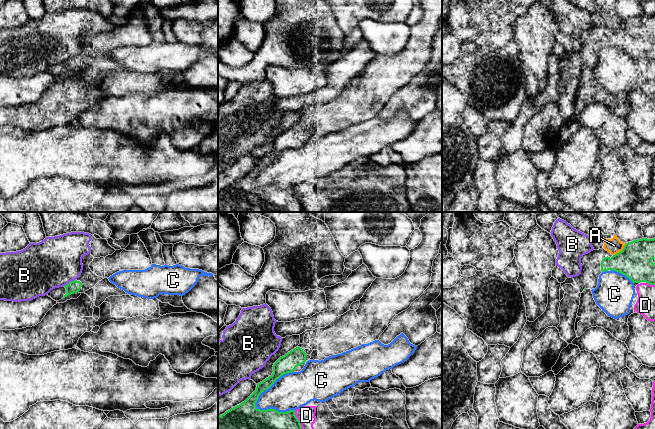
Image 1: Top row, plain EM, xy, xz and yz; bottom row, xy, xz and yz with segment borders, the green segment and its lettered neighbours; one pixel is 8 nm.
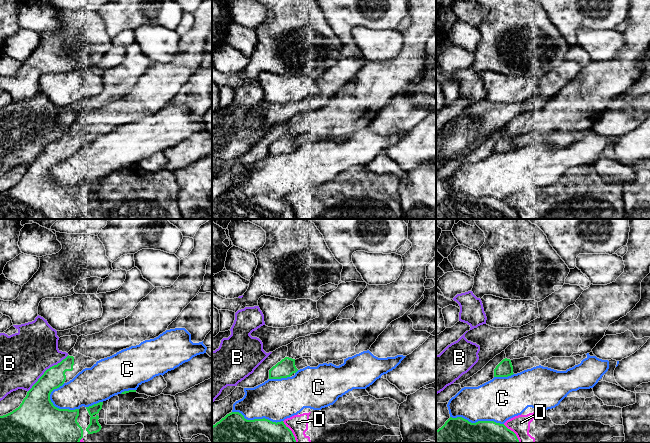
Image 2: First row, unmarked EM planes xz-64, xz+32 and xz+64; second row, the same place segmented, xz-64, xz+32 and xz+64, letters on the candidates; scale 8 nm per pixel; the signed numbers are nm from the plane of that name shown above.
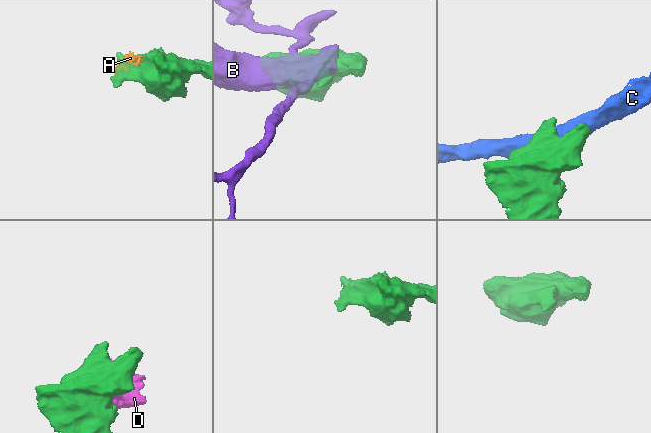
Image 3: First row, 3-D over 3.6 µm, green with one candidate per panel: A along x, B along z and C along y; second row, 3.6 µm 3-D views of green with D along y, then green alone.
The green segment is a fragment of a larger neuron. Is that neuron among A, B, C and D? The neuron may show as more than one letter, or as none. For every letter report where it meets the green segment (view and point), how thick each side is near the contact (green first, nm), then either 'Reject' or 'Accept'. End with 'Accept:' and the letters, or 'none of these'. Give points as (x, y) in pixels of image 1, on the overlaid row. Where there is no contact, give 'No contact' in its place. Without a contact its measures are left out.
A: Touches green at yz (620, 251). Thickness 280 nm (green) against 120 nm. Reject
B: Touches green at xy (69, 282). Thickness 100 nm (green) against 400 nm. Reject
C: Touches green at xz (269, 387). Thickness 160 nm (green) against 300 nm. Reject
D: Touches green at xz (297, 419). Thickness 160 nm (green) against 140 nm. Reject
Accept: none of these

